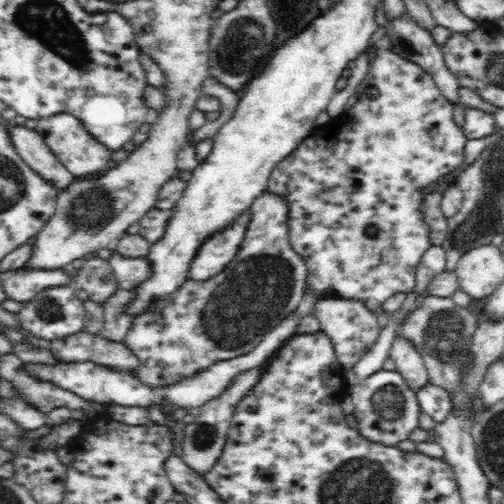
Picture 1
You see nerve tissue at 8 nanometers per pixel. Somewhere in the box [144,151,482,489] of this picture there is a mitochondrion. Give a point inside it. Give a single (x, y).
(258, 289)

